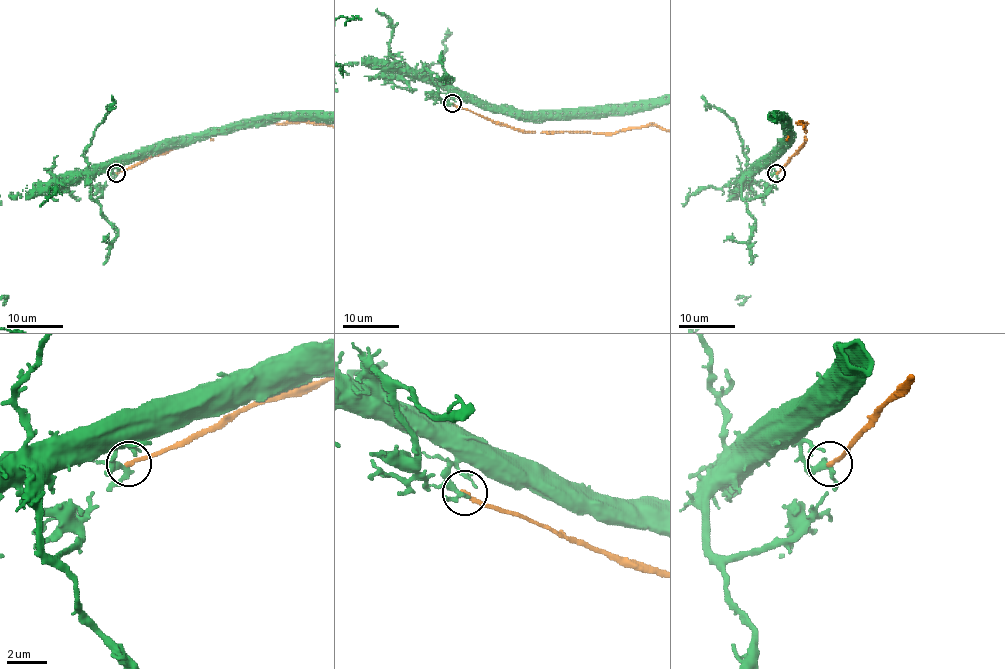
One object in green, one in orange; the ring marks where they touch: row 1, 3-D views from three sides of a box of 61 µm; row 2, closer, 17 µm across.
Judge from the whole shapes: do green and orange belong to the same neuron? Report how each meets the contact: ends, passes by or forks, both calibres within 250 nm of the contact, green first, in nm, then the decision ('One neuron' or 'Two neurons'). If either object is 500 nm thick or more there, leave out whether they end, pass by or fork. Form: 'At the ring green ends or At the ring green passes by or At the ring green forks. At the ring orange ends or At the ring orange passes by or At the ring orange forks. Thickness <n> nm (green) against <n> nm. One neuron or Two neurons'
At the ring green forks. At the ring orange ends. Thickness 200 nm (green) against 220 nm. Two neurons

